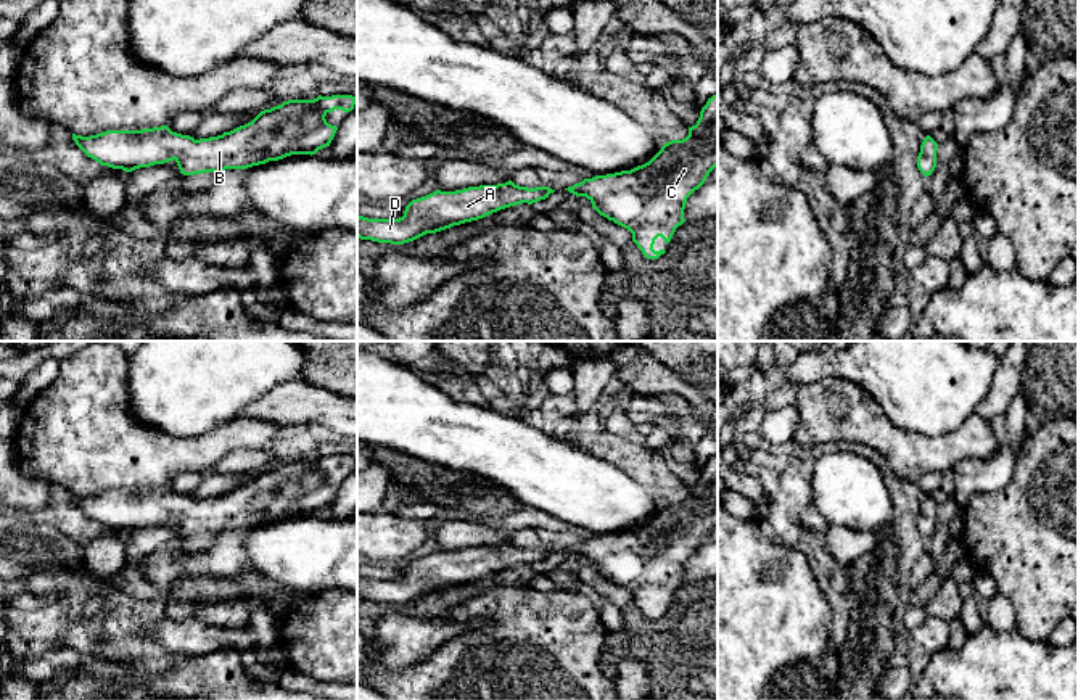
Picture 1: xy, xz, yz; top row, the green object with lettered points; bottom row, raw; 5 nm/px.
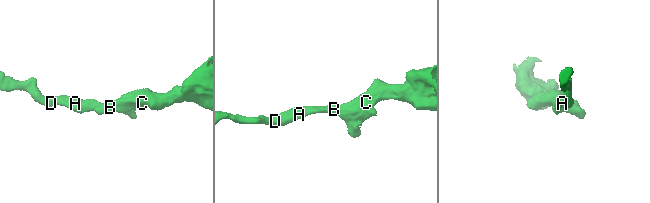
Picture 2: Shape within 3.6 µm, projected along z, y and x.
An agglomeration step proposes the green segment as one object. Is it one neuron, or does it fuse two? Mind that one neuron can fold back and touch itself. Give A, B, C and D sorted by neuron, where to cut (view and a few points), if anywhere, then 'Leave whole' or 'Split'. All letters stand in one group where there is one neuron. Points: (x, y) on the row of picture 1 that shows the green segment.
Groups: A B C D. No split. Leave whole

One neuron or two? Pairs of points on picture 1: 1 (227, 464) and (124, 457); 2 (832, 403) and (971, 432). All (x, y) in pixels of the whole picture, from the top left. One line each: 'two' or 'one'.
1: two
2: one

